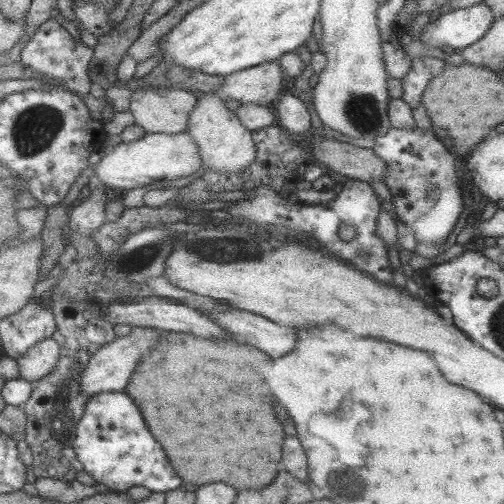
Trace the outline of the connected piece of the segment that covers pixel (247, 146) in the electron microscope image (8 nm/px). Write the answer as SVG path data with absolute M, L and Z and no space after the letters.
M211 93L198 96L195 108L188 115L187 124L185 132L196 142L202 165L205 165L207 172L233 174L247 168L247 164L251 164L255 158L255 145L250 130L239 122L234 110L229 110L225 100L219 96L211 96Z

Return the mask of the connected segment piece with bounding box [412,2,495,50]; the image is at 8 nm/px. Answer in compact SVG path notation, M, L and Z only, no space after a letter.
M481 2L440 14L425 23L421 36L412 38L437 50L441 47L465 49L482 38L494 20L491 9Z

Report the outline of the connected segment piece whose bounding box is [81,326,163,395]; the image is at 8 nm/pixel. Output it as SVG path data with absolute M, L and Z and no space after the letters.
M133 326L131 332L119 338L115 336L114 340L107 345L103 345L91 356L85 373L81 376L81 389L83 394L97 394L108 392L121 392L127 386L128 378L133 372L133 368L137 366L137 362L145 354L149 354L151 346L155 344L157 334L163 330L155 328L147 328L146 326Z

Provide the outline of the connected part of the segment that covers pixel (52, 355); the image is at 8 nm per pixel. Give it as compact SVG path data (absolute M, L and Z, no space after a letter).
M46 338L32 346L28 353L17 359L20 376L37 382L44 376L51 374L62 355L62 346L53 338Z

